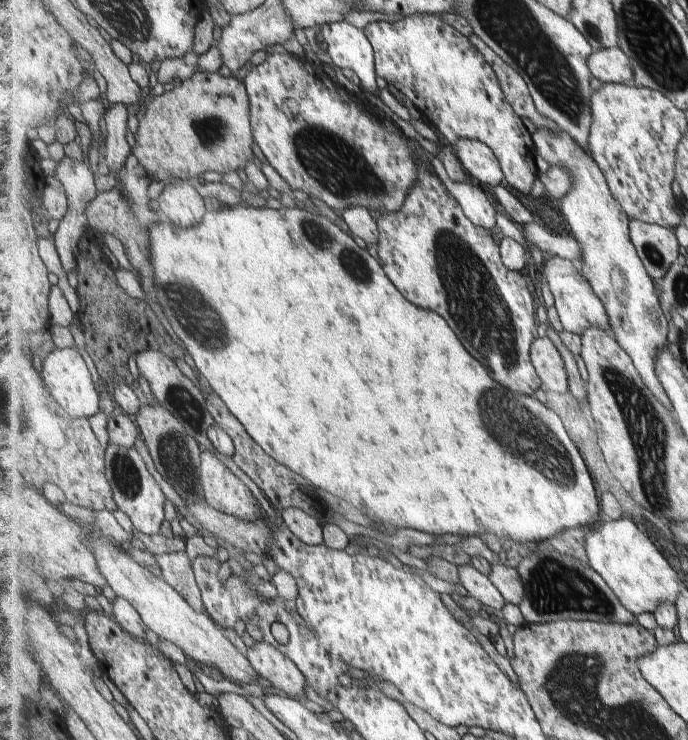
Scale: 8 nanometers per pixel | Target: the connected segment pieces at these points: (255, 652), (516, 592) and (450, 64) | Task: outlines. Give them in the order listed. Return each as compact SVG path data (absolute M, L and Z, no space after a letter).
M262 640L249 649L248 657L257 674L272 686L295 700L301 699L301 696L305 698L305 681L308 680L304 672L285 653Z
M501 564L490 565L486 572L491 572L491 579L493 584L496 584L499 592L504 596L507 602L521 606L521 602L525 600L525 584L521 578L521 572L509 566Z
M431 13L431 16L409 15L398 22L370 22L363 29L376 52L378 76L407 96L418 109L422 120L430 125L448 146L454 147L457 140L464 138L476 138L484 142L501 160L501 166L511 187L522 193L533 190L535 180L540 176L535 164L538 152L533 136L525 128L513 104L509 104L492 65L477 50L477 46L472 44L470 37L455 30L451 24L443 22L443 18L435 13Z

